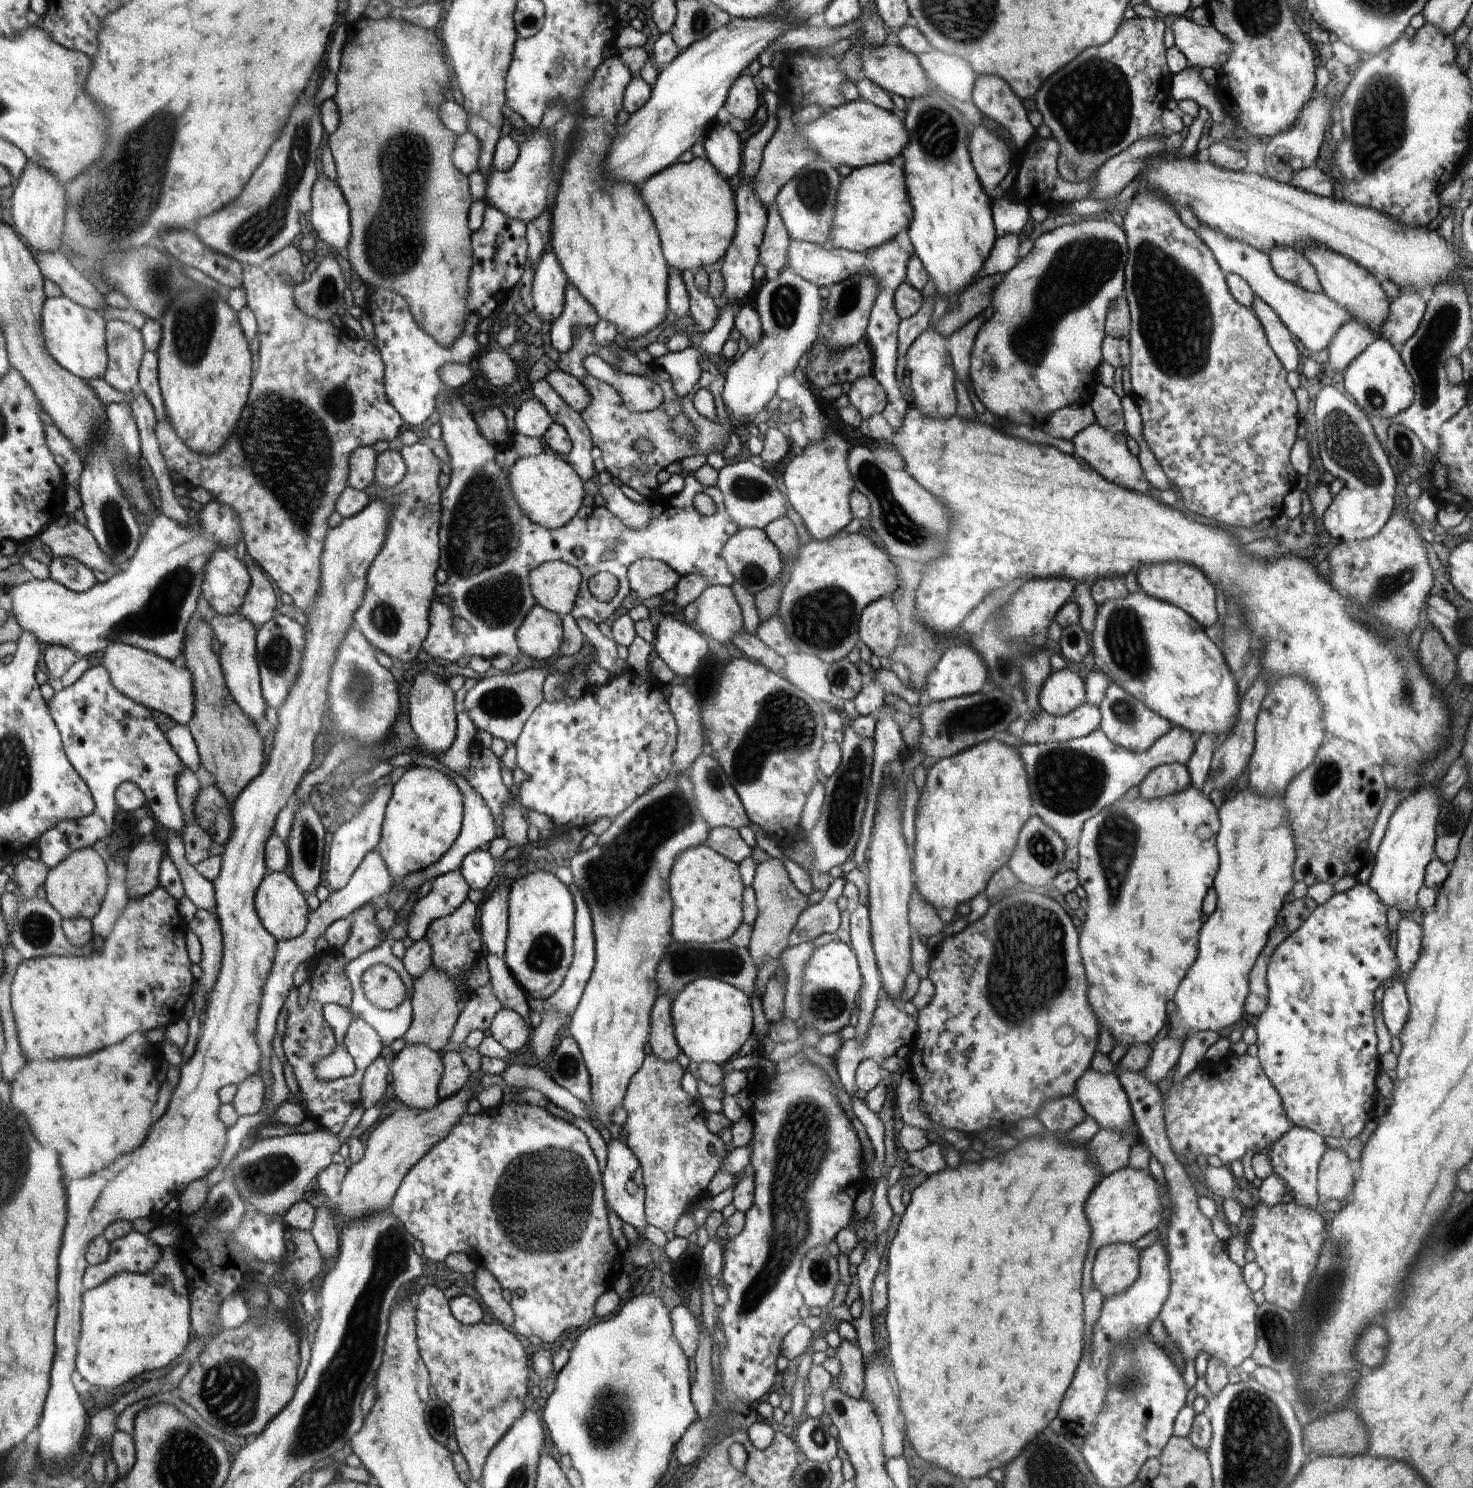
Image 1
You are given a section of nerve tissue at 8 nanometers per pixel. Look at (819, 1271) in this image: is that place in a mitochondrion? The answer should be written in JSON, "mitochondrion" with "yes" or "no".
{"mitochondrion":"yes"}

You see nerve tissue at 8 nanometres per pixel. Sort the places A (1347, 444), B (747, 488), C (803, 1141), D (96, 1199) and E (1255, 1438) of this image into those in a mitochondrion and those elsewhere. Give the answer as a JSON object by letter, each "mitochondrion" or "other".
{"A":"mitochondrion","B":"mitochondrion","C":"mitochondrion","D":"mitochondrion","E":"mitochondrion"}

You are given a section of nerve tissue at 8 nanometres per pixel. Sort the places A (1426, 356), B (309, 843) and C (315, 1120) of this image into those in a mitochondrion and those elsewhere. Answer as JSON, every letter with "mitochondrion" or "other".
{"A":"mitochondrion","B":"mitochondrion","C":"other"}

